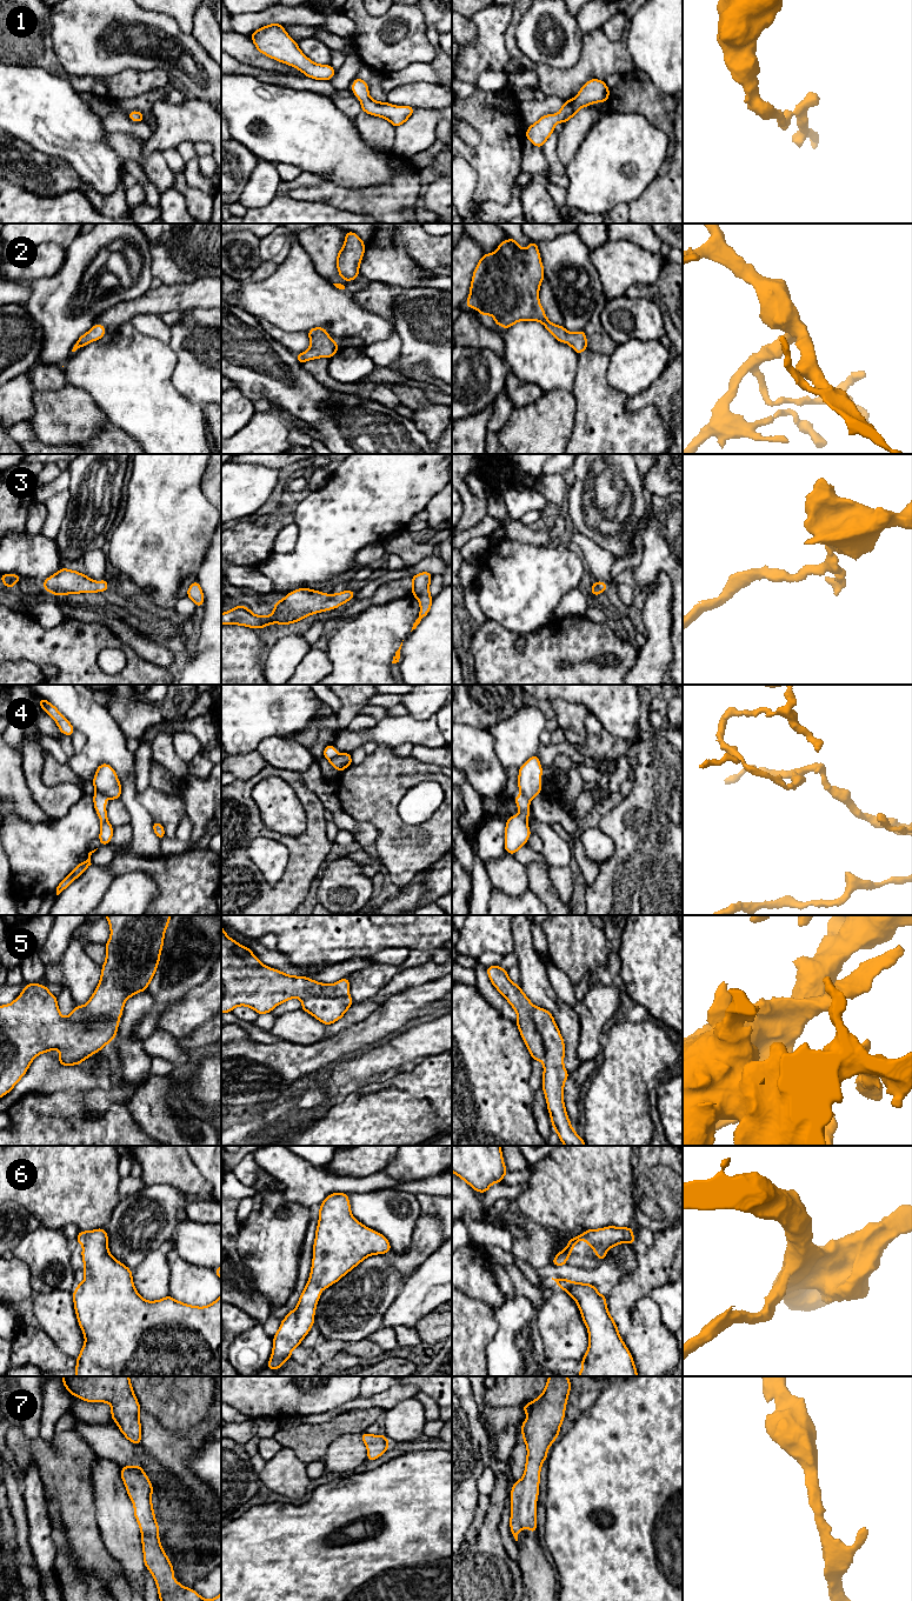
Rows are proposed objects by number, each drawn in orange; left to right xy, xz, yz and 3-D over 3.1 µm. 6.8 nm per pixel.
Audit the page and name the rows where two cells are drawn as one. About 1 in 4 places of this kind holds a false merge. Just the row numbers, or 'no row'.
4

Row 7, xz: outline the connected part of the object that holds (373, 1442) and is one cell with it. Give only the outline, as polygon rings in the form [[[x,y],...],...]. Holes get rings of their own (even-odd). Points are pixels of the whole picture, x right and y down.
[[[362,1433],[361,1439],[365,1442],[368,1450],[367,1452],[368,1461],[375,1460],[379,1456],[381,1456],[391,1445],[384,1434],[371,1435],[367,1433]]]

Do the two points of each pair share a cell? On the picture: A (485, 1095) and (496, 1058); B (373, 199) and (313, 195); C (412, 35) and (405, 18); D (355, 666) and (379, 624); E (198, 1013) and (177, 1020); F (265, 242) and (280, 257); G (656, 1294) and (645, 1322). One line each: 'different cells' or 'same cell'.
A: same cell
B: same cell
C: same cell
D: same cell
E: same cell
F: same cell
G: different cells

